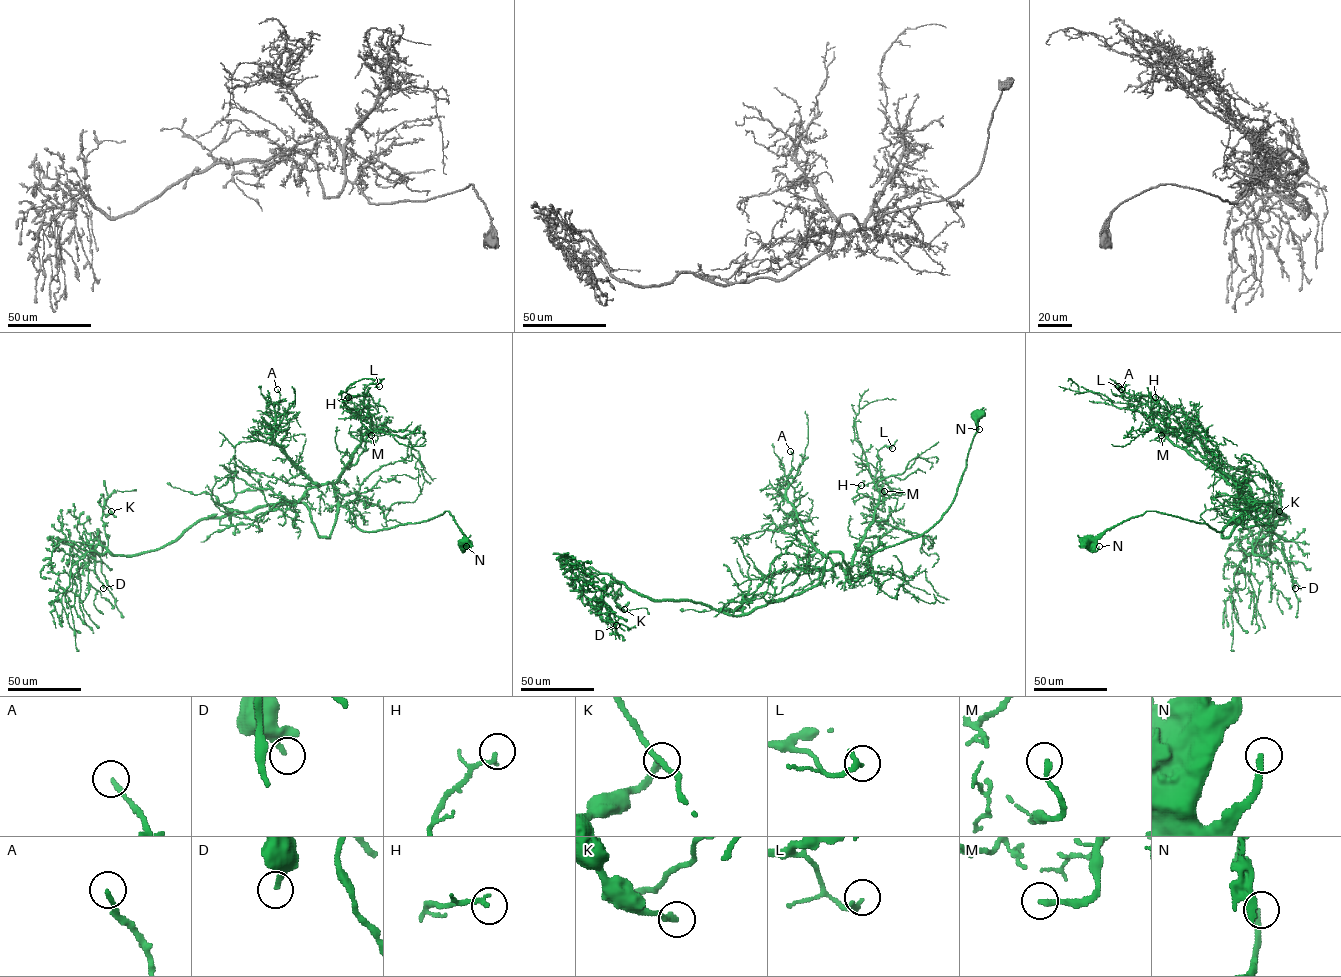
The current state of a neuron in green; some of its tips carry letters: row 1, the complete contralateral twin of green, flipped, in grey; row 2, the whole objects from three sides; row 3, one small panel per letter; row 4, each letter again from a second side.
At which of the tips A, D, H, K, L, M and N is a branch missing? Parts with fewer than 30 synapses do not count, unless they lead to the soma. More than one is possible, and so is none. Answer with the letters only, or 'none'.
none

